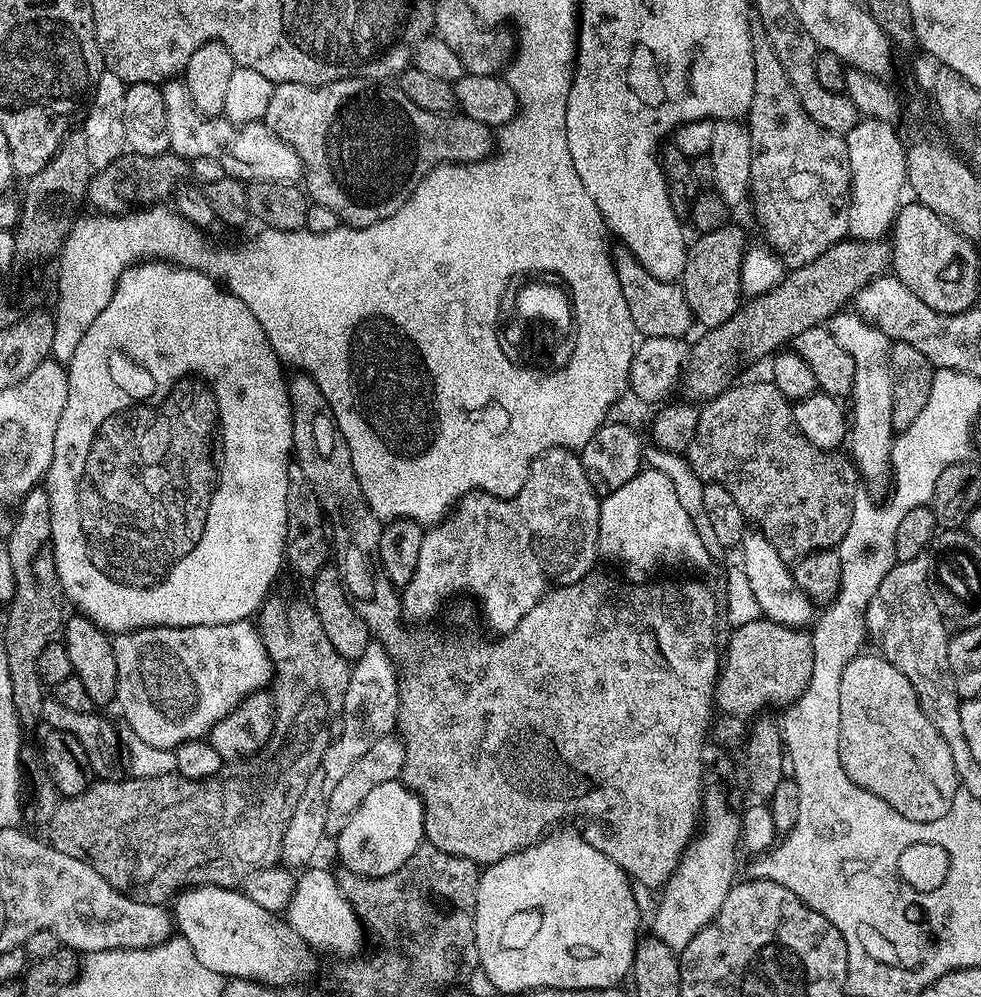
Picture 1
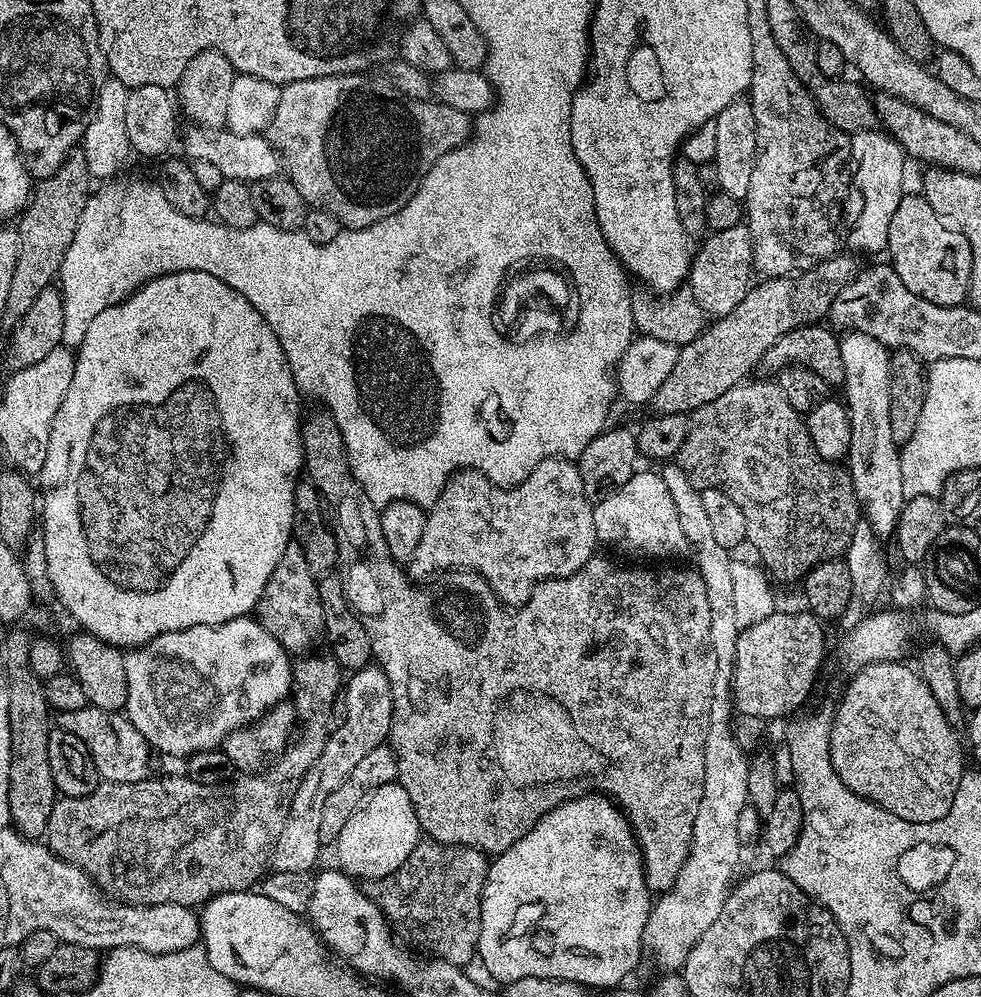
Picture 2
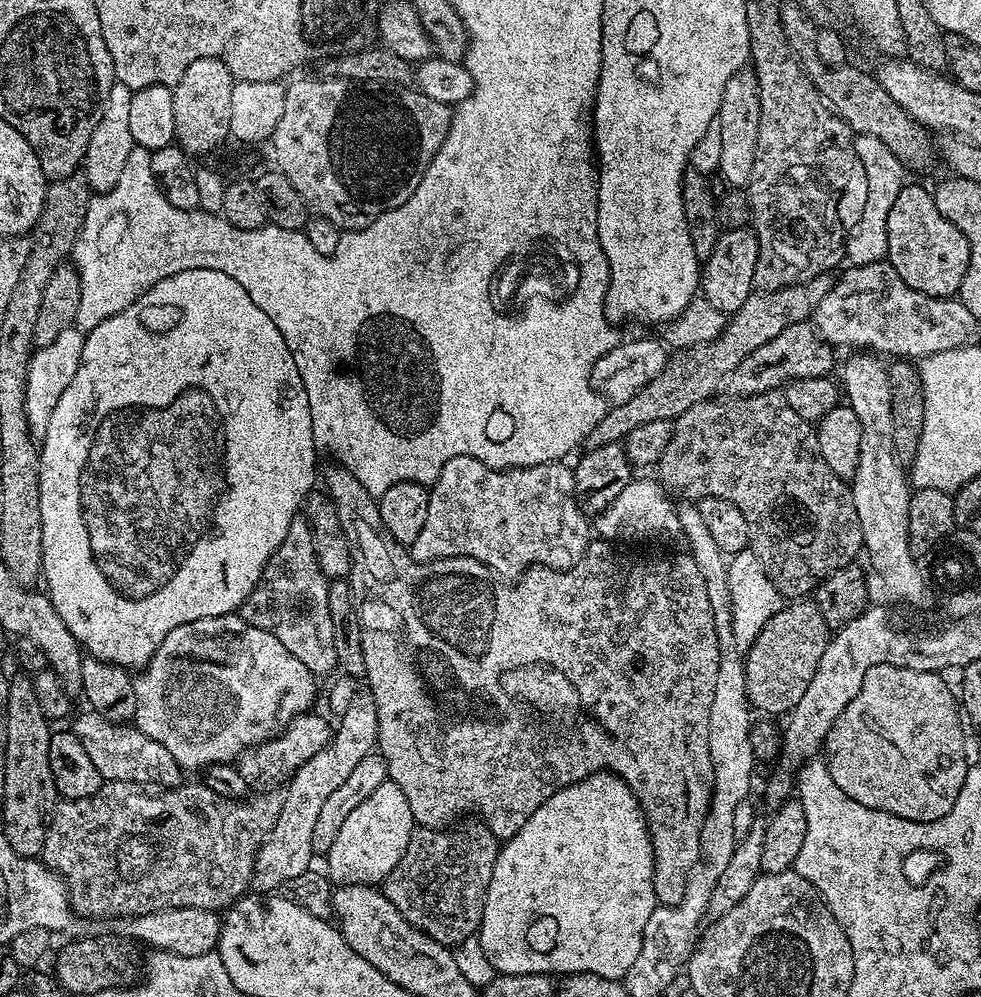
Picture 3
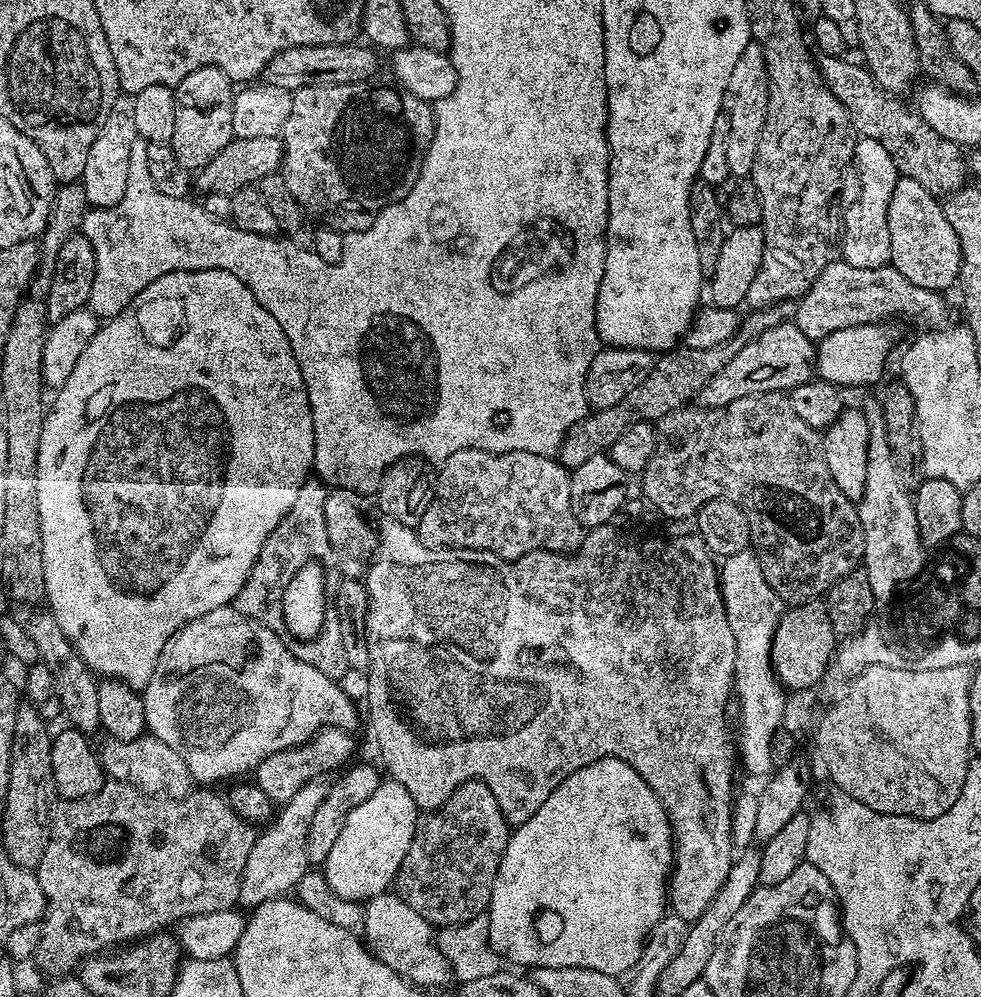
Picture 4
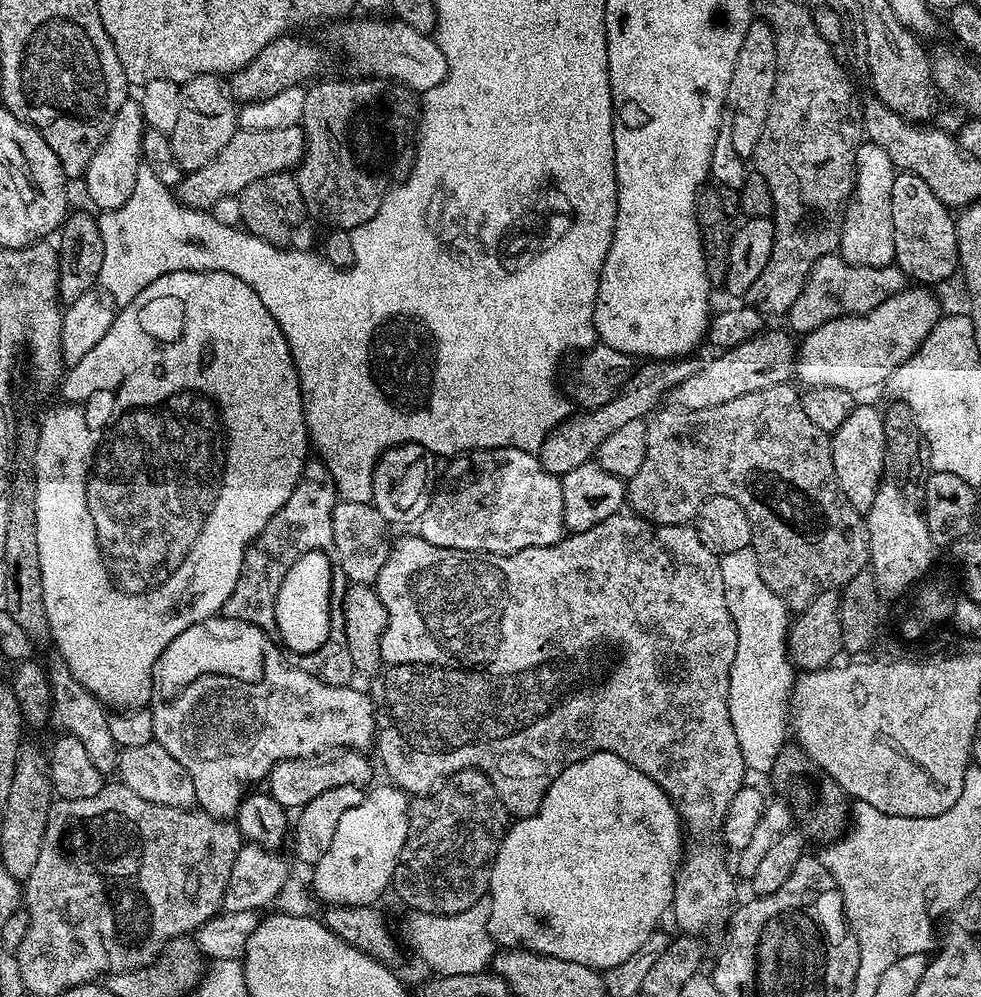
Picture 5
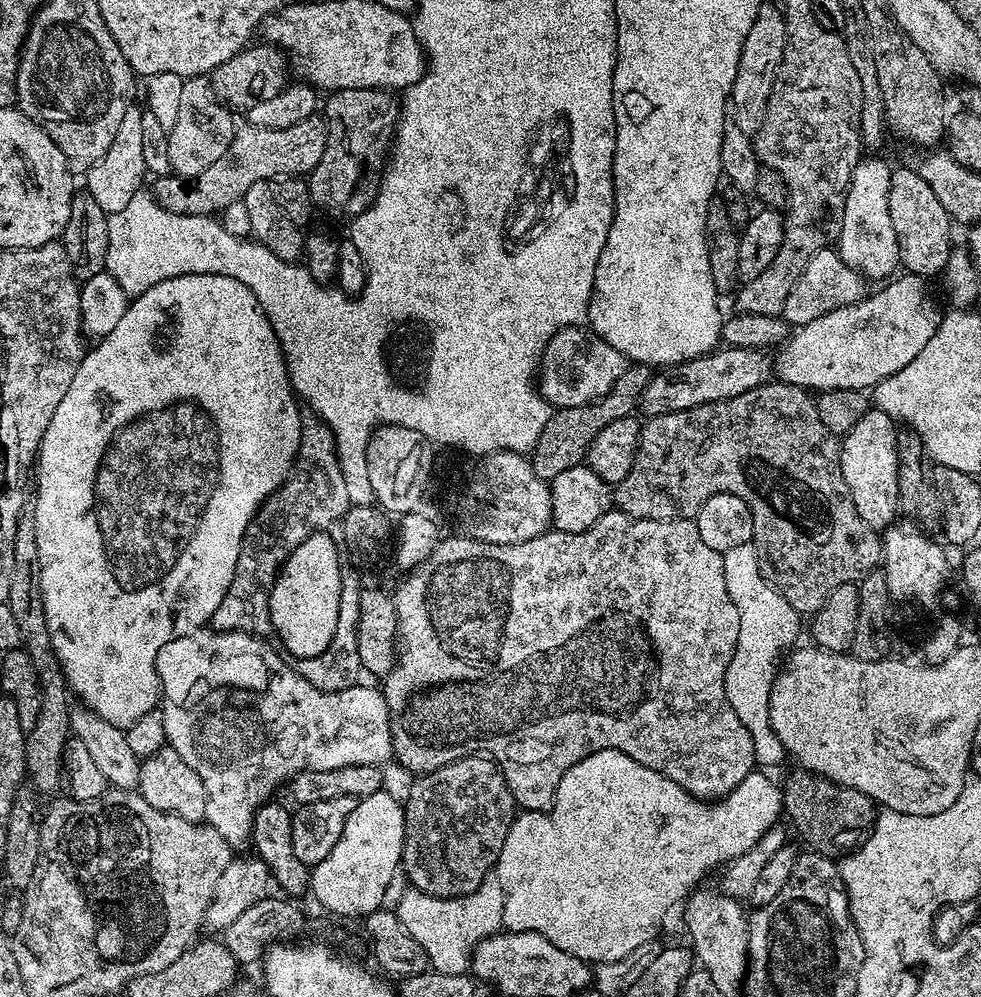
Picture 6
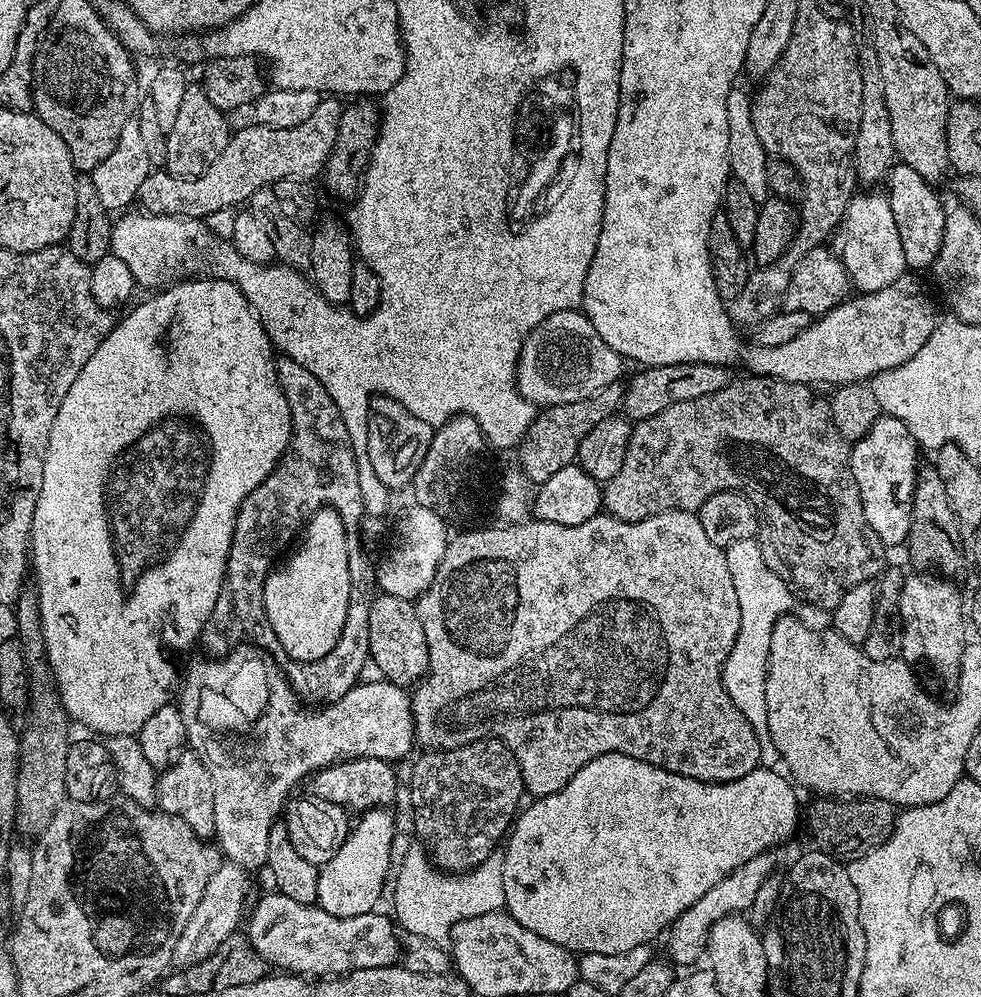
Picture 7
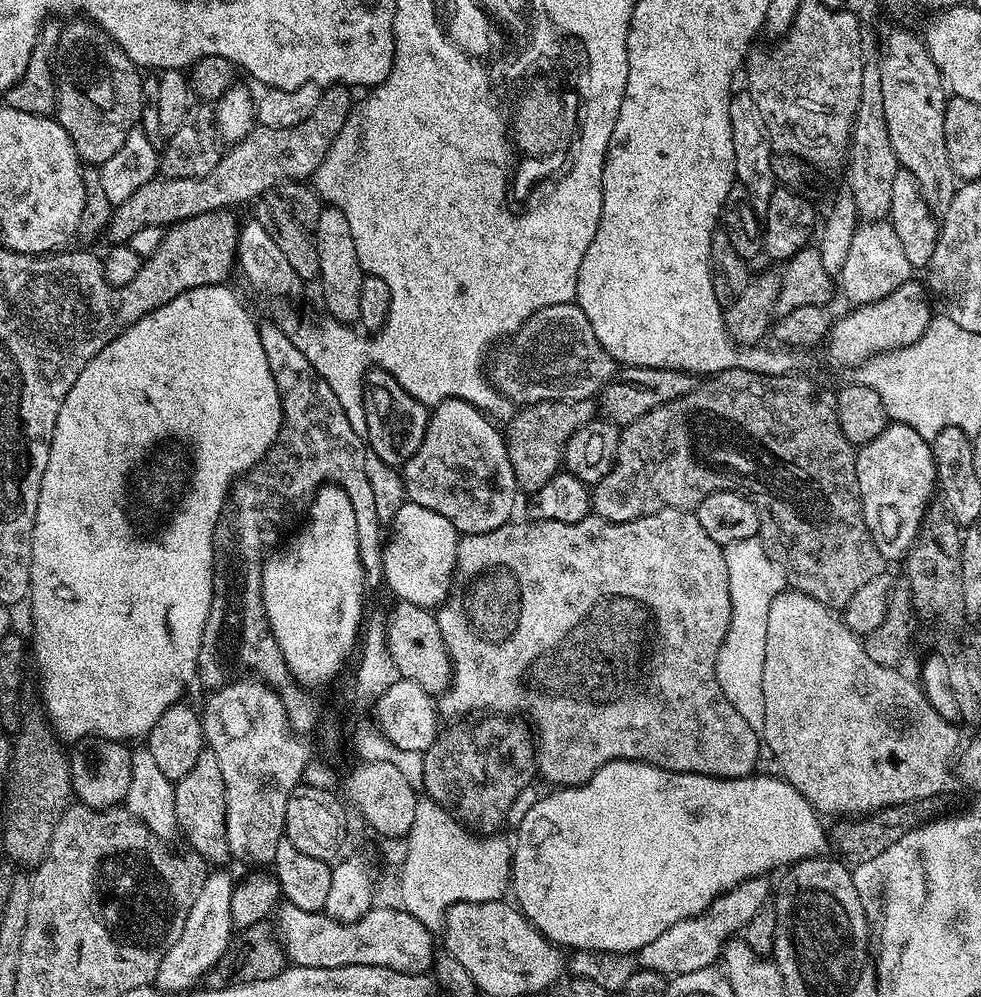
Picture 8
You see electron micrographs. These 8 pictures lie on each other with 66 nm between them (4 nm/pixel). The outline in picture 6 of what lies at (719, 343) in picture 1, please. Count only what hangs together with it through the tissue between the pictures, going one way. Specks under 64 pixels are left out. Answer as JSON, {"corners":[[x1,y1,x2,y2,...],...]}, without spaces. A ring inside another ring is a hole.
{"corners":[[629,363,622,378,618,378,612,389,599,400,573,408,555,409,530,453,534,474,538,474,538,478,542,478,545,482,551,482,554,478,558,478,558,474,562,474,562,470,570,470,585,463,588,447,590,442,594,442,598,430,602,430,602,426,610,426,610,422,618,422,618,418,633,415,639,409,642,390,646,390,648,379,653,375,653,369,649,365]]}

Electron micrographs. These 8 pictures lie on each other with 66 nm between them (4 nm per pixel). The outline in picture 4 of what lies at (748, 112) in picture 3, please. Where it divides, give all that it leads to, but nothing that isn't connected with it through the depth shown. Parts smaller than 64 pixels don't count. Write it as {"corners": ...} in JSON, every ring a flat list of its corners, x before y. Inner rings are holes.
{"corners":[[750,42,746,50,742,50,742,58,734,62,734,70,730,73,730,82,726,82,723,115,730,118,730,138,726,138,726,159,728,159,732,176,736,178,751,177,752,167,758,154,758,138,762,138,762,126,766,122,766,106,768,105,768,70,766,58,762,54,762,46]]}

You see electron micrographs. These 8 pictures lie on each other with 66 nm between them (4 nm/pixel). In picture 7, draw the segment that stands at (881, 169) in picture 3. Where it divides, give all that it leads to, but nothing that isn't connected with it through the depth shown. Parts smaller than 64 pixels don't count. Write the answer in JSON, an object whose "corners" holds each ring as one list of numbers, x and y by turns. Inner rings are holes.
{"corners":[[864,190,853,195,844,211,844,219,838,229,844,235,844,245,838,255,844,261,851,287,857,293,877,292,890,282,905,275,908,263,902,254,902,238,898,238,898,225,890,211,887,195,880,190],[861,195,861,196,860,196]]}

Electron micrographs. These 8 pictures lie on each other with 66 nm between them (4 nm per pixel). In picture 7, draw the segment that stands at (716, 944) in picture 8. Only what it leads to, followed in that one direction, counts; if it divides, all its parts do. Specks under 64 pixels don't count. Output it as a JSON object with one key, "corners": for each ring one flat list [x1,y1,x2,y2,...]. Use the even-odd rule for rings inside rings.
{"corners":[[769,850,750,858,750,862,742,862,729,876,724,876,722,882,710,886,694,906,690,906,679,918,672,923,671,928,667,929,668,936,668,956,667,959,673,965,692,964,696,959,703,957,706,952,708,942,708,929,711,928,715,920,720,920,724,916,734,916,747,913,750,902,754,902,755,895,762,887,762,882,766,882,769,874,776,870,784,860,780,850]]}

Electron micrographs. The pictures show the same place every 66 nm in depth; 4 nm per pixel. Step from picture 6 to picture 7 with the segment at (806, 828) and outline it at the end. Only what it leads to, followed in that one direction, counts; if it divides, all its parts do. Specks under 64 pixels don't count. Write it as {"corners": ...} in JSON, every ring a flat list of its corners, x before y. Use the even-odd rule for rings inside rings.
{"corners":[[873,796,859,798,816,798,806,808,808,832,816,839,815,847,841,862,862,858,872,848,886,842,896,825,897,805]]}

